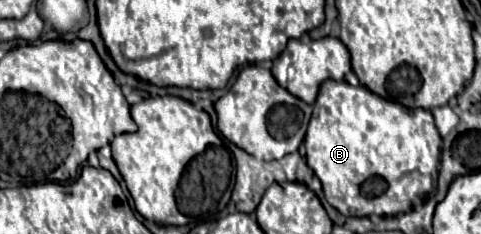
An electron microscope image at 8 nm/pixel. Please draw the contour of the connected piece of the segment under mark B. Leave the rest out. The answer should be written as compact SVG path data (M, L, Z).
M329 79L319 89L317 101L313 105L313 115L311 115L311 121L309 121L309 129L307 129L307 135L305 135L305 159L307 159L307 165L315 171L315 175L321 179L323 193L325 193L325 199L329 201L329 205L333 205L345 217L367 217L371 213L375 213L375 215L397 215L397 213L405 213L405 211L409 211L409 209L413 209L417 205L423 205L427 201L427 197L435 191L439 153L441 153L441 135L437 133L437 127L433 123L433 115L429 111L425 111L425 109L409 109L409 107L403 107L401 103L393 103L393 101L381 99L379 95L371 93L369 89L365 89L361 85L353 87L347 81L339 81L337 83L337 81Z

